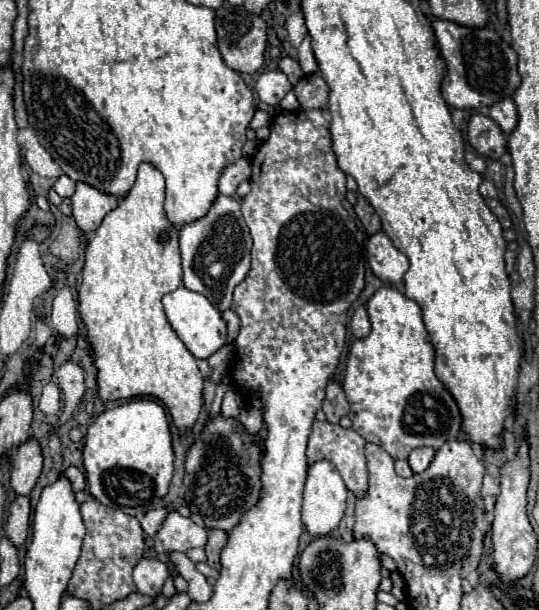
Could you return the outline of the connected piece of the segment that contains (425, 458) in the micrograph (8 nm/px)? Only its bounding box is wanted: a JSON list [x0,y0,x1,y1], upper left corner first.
[409,447,435,473]

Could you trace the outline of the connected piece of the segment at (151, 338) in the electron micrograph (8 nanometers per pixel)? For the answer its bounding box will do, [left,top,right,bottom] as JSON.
[79,163,203,431]

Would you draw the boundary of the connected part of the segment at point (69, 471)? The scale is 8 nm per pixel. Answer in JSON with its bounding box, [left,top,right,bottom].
[65,467,85,491]

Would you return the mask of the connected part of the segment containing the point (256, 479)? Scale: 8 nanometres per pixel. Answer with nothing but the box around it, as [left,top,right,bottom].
[185,413,263,531]

